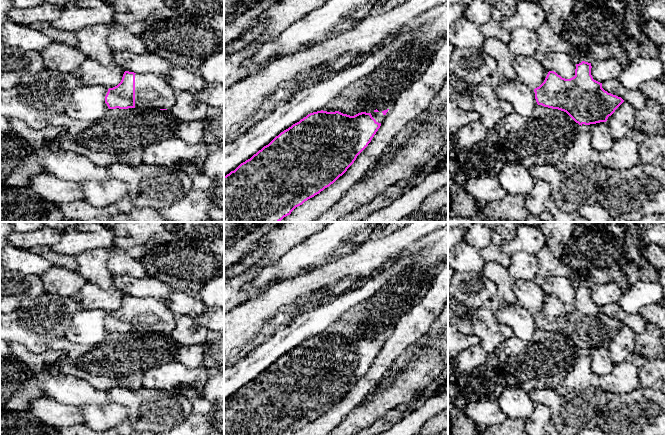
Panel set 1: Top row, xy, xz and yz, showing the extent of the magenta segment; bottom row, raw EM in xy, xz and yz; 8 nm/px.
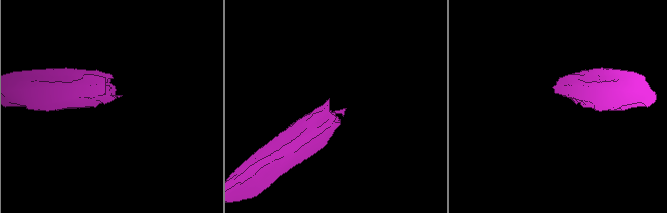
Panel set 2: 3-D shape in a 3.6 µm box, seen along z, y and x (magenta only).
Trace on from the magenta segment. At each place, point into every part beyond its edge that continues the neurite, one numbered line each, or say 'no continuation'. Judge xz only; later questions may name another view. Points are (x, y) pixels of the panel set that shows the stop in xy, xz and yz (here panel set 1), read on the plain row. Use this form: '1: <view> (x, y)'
1: xz (378, 340)

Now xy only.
1: xy (151, 315)

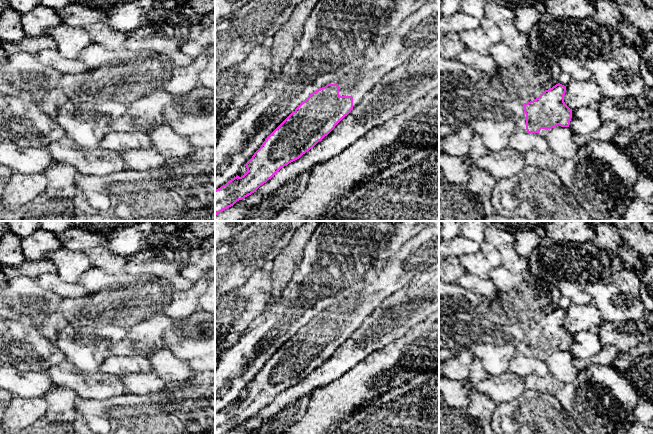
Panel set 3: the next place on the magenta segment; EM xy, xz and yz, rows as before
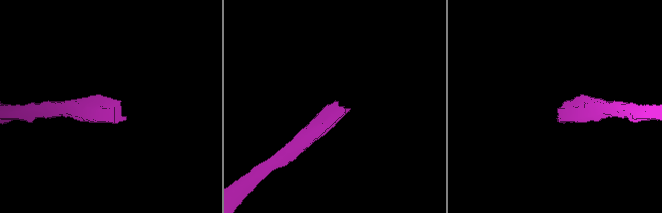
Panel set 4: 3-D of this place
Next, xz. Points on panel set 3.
1: xz (422, 251)

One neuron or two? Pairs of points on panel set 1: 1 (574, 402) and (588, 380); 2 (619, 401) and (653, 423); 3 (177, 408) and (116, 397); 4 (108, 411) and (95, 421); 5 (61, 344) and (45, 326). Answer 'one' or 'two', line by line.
1: two
2: one
3: one
4: one
5: two

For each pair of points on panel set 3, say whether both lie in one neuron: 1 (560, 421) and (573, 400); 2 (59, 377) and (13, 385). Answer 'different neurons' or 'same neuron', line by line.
1: different neurons
2: different neurons

